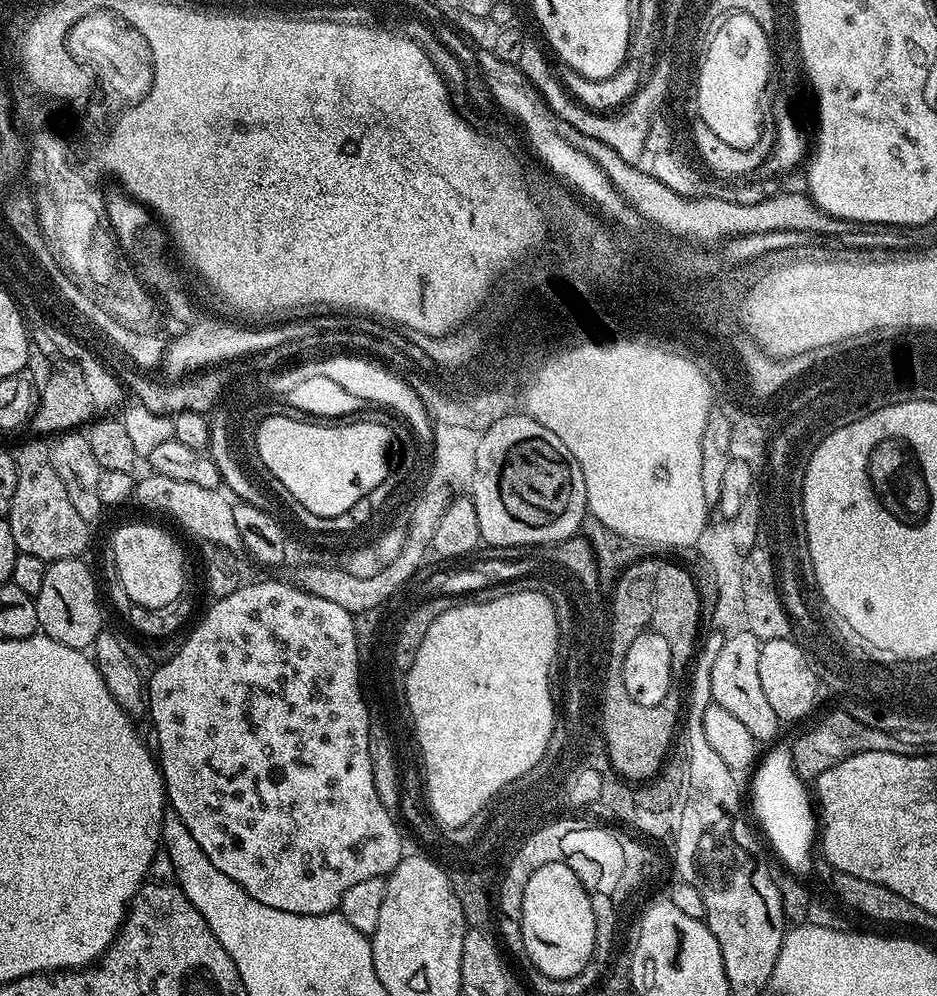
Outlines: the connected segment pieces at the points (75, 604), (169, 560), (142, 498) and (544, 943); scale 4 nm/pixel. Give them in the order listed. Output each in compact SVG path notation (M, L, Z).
M80 558L54 560L48 564L42 590L34 597L38 610L39 631L45 636L62 642L62 646L91 649L92 643L105 627L104 612L100 609L100 596L96 593L96 580Z
M124 524L112 536L112 560L116 563L116 576L120 579L120 588L132 599L138 608L166 606L180 596L185 595L184 588L184 552L180 544L164 528L156 524Z
M157 472L147 475L141 475L136 481L135 503L140 503L152 512L161 512L162 515L169 516L174 523L181 524L190 535L197 536L204 544L217 544L233 550L241 547L238 526L234 522L233 501L220 488L205 490L202 486L194 486L190 482L162 478L162 474Z
M548 864L535 870L526 882L525 894L520 899L520 933L524 939L524 955L536 967L541 976L552 980L569 980L574 978L586 966L595 950L595 918L591 898L574 870L562 864Z

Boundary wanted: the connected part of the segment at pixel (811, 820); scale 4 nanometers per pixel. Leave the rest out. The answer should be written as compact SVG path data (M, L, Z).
M785 738L771 745L771 749L757 761L752 772L750 806L769 847L773 847L784 862L783 867L795 875L803 876L812 866L812 850L815 850L818 840L818 816L811 791L793 764L793 739Z

